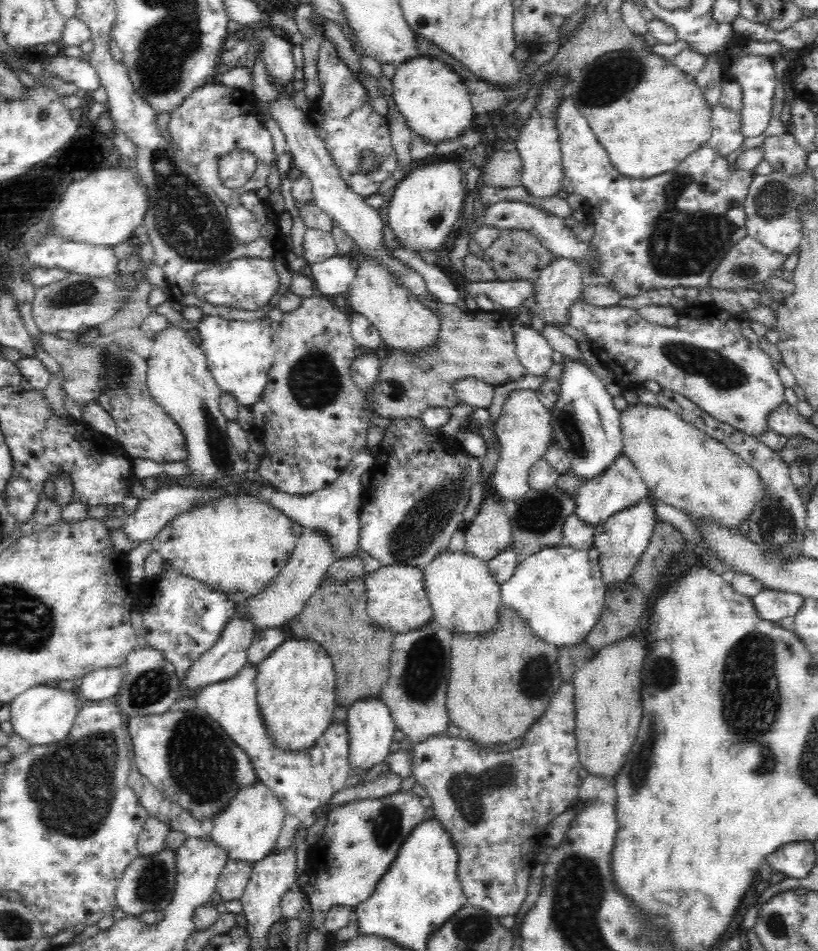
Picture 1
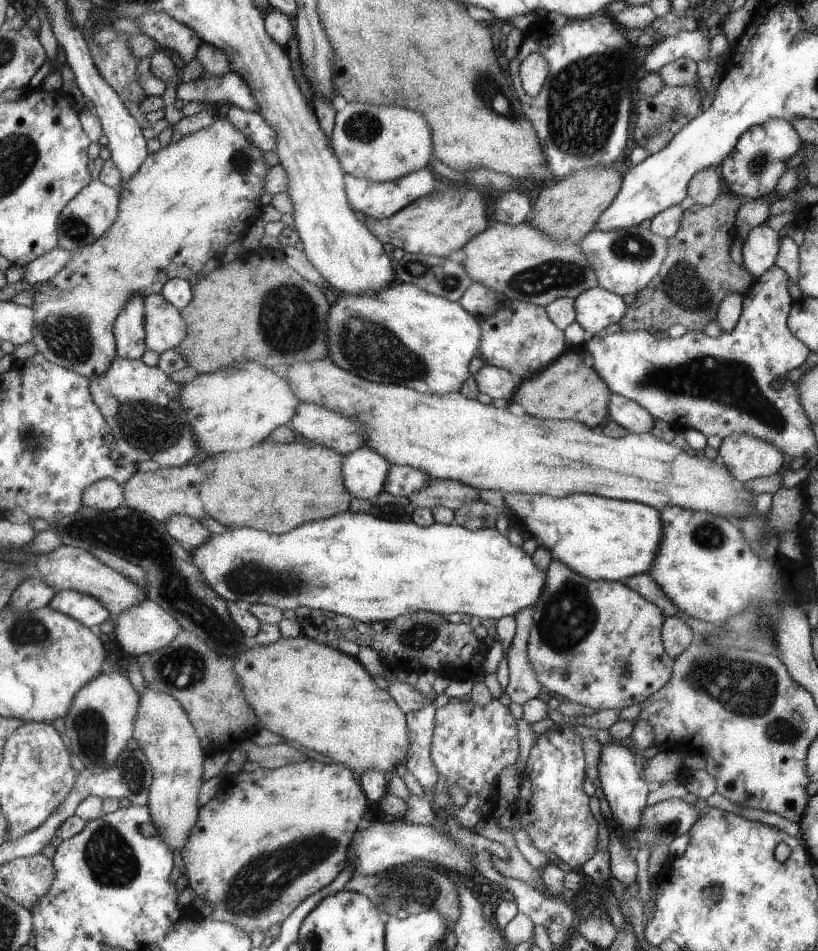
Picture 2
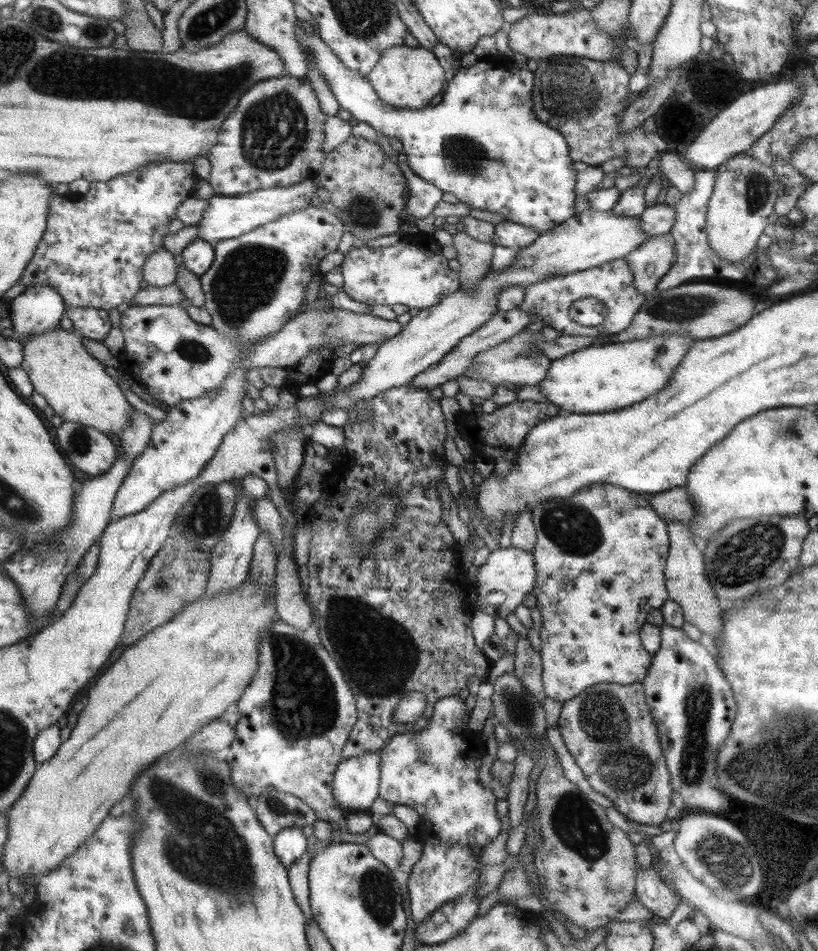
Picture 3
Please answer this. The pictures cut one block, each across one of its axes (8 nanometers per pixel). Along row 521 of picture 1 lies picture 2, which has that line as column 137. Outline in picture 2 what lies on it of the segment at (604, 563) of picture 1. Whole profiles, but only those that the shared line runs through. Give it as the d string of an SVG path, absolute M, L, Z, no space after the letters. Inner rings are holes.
M147 598L111 621L125 654L135 658L167 647L182 630L175 618Z

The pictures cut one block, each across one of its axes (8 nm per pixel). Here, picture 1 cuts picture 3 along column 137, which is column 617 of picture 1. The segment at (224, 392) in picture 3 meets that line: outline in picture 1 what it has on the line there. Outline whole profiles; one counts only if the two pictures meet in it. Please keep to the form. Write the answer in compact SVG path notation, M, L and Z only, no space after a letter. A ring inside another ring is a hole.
M622 452L610 466L605 468L602 474L583 481L582 486L578 489L578 494L575 496L575 514L583 522L594 527L606 522L613 514L635 505L638 499L644 499L650 493L652 492L641 479L640 471L636 469L632 460Z

